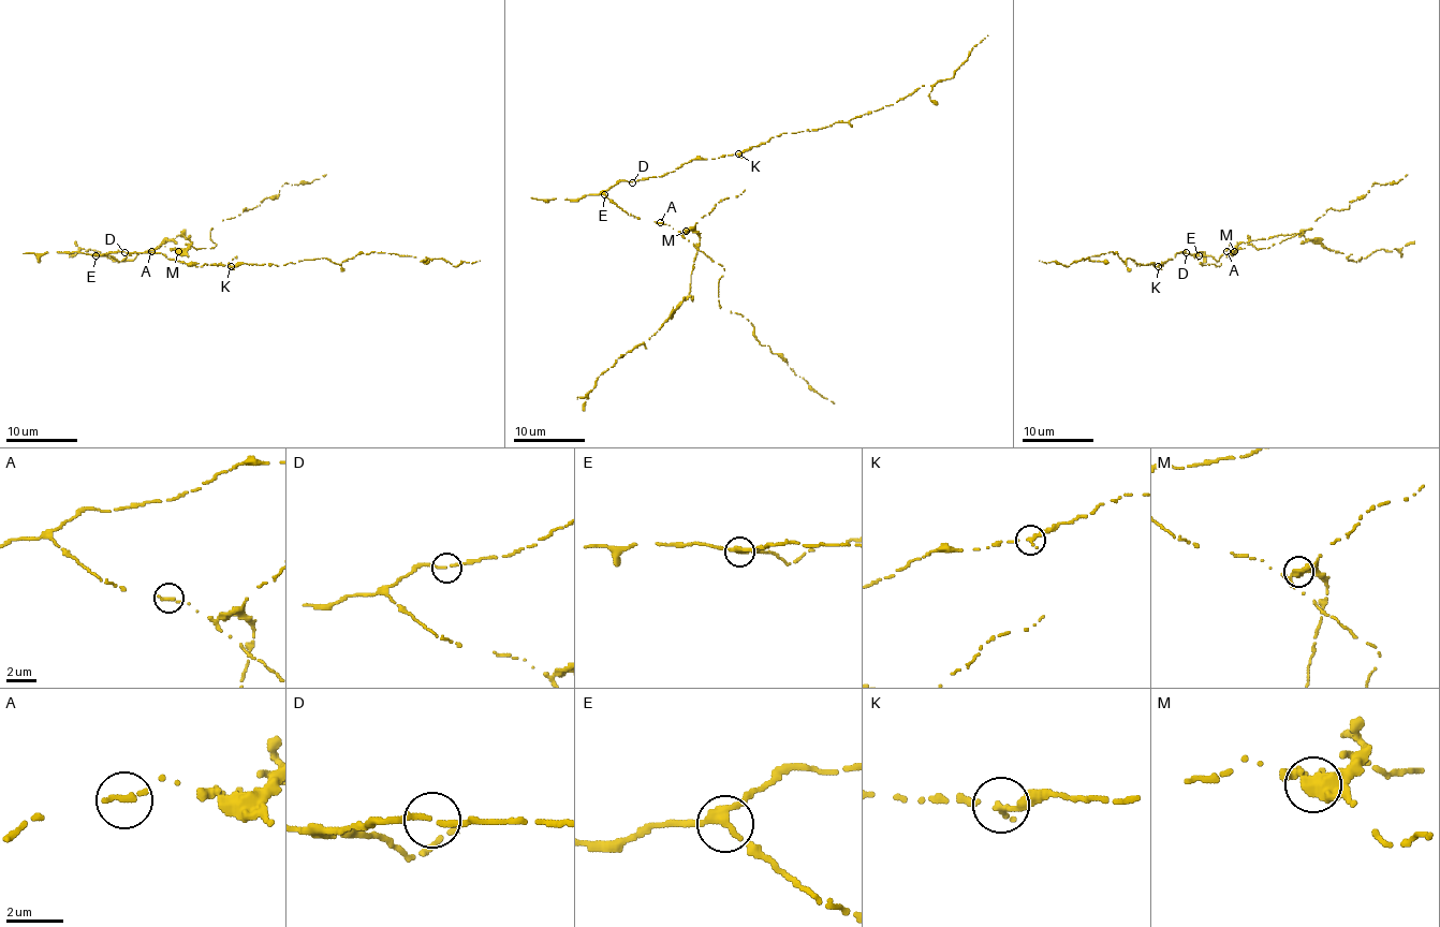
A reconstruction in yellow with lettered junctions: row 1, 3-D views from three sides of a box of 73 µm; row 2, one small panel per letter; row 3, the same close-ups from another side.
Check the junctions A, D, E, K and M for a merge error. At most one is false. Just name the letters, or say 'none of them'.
M

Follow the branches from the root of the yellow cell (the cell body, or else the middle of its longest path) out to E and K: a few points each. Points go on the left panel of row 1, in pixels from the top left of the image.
E: (122, 252), (96, 255)
K: (122, 252), (160, 252), (167, 259), (231, 266)

